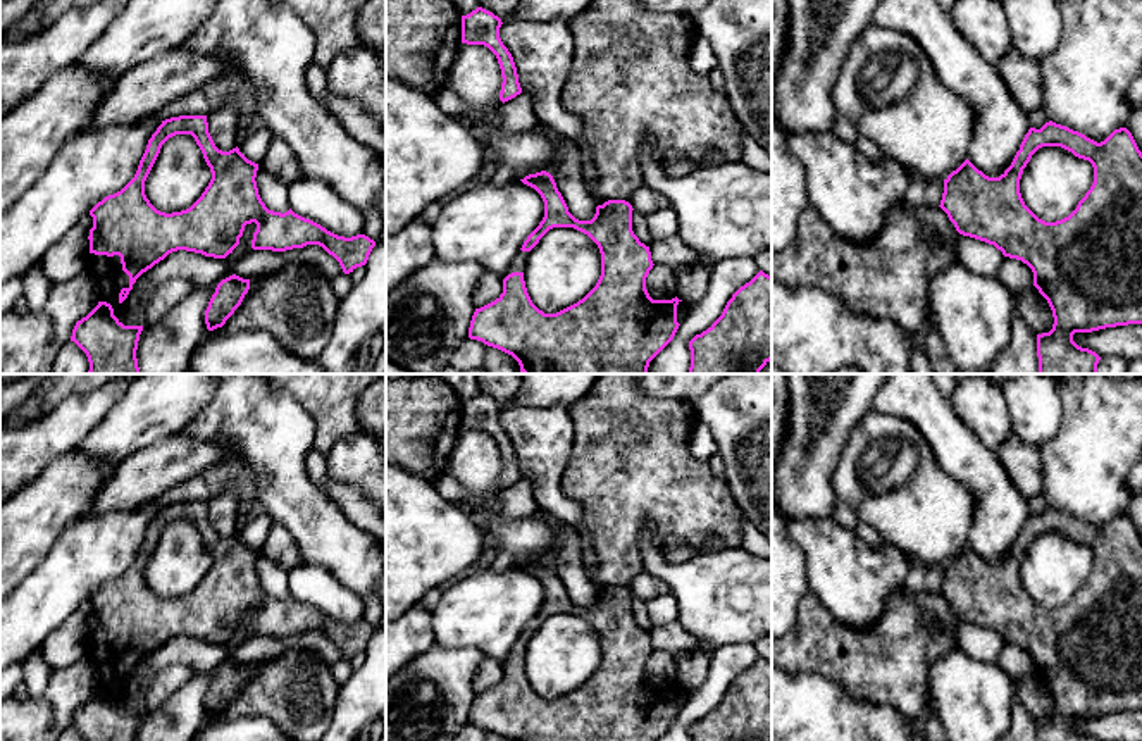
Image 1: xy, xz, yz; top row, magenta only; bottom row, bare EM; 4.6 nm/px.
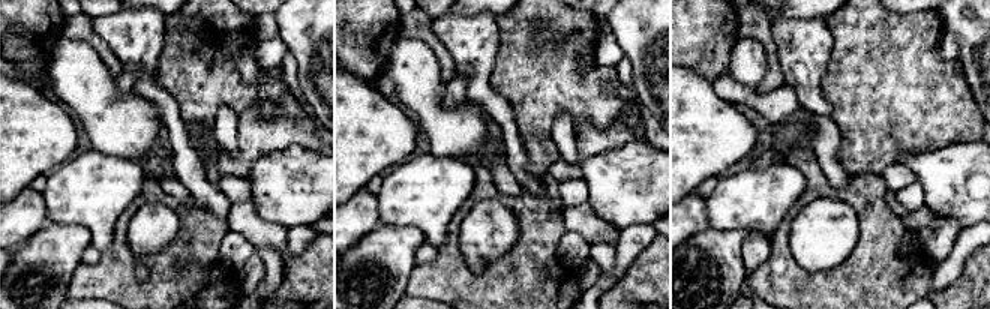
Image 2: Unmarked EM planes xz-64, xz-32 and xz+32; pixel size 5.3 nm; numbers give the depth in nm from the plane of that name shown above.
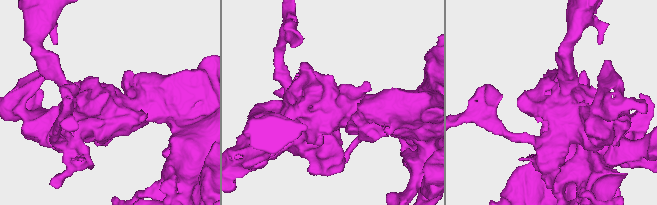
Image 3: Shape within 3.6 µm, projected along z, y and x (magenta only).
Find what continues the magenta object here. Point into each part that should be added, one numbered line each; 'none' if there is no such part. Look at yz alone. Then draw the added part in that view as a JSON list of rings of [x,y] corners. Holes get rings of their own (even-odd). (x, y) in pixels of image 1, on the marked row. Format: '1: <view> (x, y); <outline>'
none

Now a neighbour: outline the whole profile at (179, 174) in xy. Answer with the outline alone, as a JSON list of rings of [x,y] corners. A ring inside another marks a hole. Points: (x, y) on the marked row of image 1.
[[[191,134],[169,138],[145,181],[150,203],[165,214],[189,209],[212,179],[200,146]]]

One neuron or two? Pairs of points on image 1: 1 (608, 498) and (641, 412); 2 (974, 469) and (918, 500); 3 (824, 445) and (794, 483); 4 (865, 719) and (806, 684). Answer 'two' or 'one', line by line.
1: one
2: two
3: one
4: one

